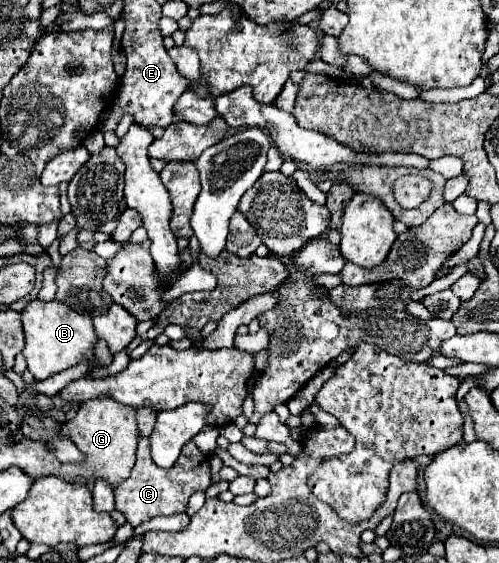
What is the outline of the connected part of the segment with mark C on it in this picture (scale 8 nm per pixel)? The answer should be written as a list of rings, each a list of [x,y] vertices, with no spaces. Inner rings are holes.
[[[139,438],[137,462],[131,470],[131,476],[115,488],[115,504],[117,504],[117,510],[123,512],[127,522],[135,528],[135,526],[151,520],[153,516],[159,516],[159,514],[169,516],[169,514],[185,512],[191,494],[205,492],[209,486],[211,486],[209,454],[203,454],[195,446],[193,440],[185,444],[185,448],[183,448],[179,460],[175,462],[175,466],[165,470],[165,468],[159,468],[151,460],[151,450],[149,450],[149,444],[147,444],[147,438]]]

